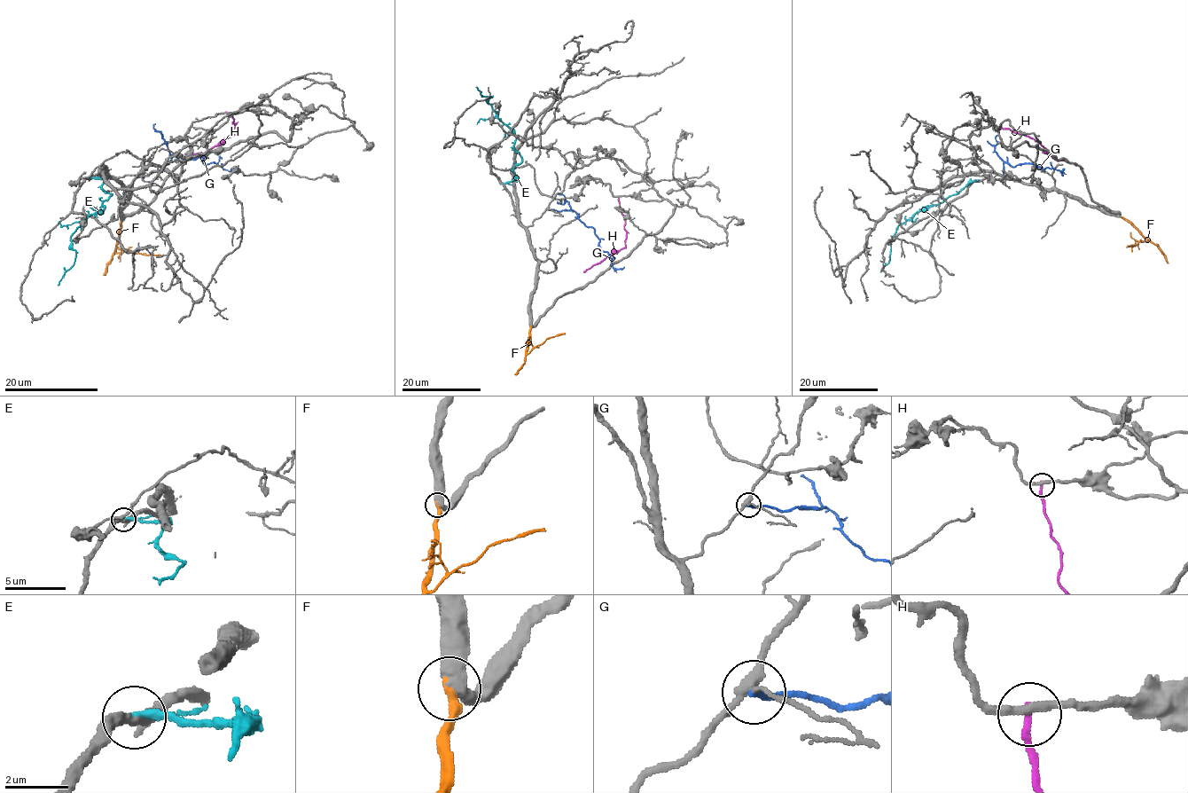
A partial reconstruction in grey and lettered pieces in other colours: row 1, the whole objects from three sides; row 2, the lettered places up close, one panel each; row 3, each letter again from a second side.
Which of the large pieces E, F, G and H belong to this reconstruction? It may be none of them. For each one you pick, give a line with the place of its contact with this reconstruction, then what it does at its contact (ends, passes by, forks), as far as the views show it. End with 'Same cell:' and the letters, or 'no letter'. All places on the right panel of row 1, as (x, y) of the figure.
F: contact (1119, 216); it ends
Same cell: F

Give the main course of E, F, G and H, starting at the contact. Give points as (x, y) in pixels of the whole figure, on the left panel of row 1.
E: (88, 177), (102, 178), (112, 195), (71, 237), (74, 264), (58, 285)
F: (121, 220), (120, 240), (116, 245), (119, 247), (163, 255)
G: (142, 178), (158, 172), (174, 156), (179, 161), (202, 158), (205, 163), (216, 162), (228, 170), (233, 167)
H: (226, 112), (233, 118), (234, 133), (206, 152), (185, 154)

